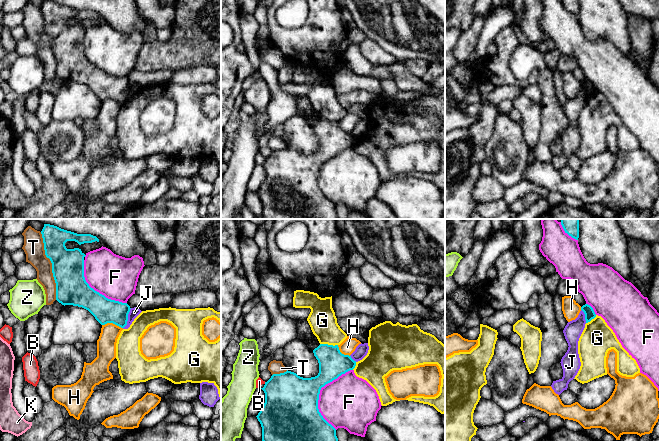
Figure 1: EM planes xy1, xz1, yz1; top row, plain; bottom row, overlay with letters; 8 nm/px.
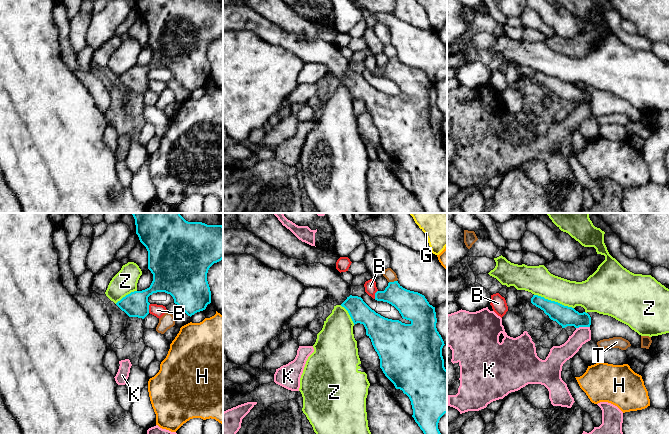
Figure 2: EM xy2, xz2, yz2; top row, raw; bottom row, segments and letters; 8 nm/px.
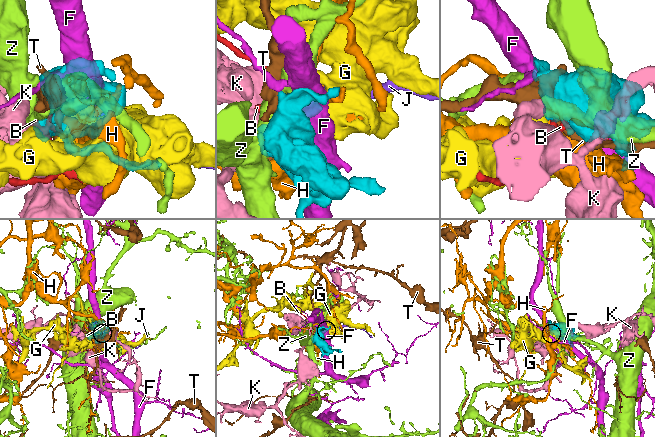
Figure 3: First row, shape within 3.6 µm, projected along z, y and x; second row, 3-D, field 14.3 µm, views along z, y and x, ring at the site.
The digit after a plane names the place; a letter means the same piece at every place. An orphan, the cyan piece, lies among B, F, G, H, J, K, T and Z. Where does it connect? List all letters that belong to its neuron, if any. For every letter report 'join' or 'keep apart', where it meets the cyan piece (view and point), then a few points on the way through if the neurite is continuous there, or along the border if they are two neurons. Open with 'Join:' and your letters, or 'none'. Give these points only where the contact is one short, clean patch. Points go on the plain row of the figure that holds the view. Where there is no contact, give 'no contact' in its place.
Join: none
B: keep apart; contact xy2 (148, 84)
F: keep apart; contact xz1 (319, 169)
G: keep apart; contact xz1 (329, 121)
H: keep apart; contact xy1 (112, 98)
J: keep apart; contact xy1 (127, 94); border xy1 (131, 84), (127, 100), (123, 104)
K: keep apart; contact yz2 (582, 102); border yz2 (589, 102), (579, 102), (576, 104)
T: keep apart; contact xy1 (52, 42)
Z: keep apart; contact yz2 (554, 77)

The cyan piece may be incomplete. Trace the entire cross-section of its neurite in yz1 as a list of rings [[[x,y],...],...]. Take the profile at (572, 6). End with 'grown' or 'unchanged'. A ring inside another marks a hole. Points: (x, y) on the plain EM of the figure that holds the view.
[[[561,0],[565,9],[572,14],[578,16],[579,14],[579,0]]]; unchanged

